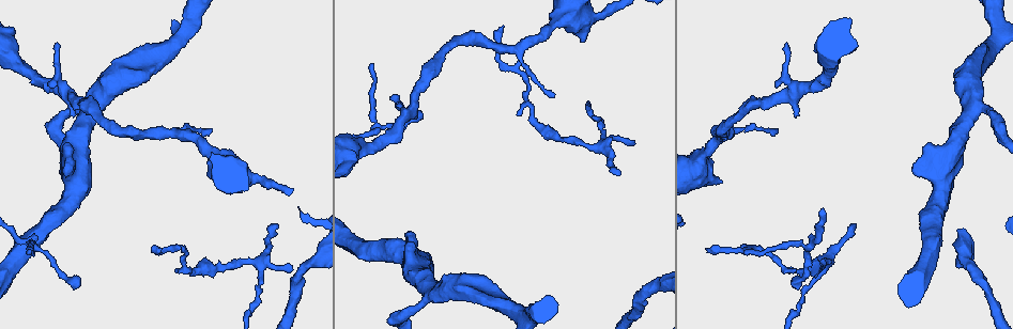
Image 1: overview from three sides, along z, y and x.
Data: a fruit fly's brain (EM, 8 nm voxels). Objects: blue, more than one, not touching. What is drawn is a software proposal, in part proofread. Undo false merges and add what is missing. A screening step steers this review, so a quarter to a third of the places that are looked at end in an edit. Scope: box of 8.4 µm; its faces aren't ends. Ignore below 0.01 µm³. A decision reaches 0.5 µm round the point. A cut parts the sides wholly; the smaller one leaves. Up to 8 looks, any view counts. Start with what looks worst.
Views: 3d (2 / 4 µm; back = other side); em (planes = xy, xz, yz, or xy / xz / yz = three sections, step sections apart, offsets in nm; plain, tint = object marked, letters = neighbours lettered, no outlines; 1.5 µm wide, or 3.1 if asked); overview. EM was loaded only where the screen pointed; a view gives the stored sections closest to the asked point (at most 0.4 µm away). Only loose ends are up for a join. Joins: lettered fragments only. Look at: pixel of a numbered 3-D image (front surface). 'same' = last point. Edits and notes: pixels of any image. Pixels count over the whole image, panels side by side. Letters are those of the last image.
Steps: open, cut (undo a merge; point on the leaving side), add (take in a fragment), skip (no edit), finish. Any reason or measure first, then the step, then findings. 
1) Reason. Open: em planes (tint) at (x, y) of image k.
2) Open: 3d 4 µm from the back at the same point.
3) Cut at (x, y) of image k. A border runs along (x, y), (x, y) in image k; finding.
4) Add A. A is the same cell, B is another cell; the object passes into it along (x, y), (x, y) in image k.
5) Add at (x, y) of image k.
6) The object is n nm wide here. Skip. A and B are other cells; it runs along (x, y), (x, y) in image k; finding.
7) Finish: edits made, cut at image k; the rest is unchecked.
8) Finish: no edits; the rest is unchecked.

An open end. Open: em planes (plain) at (554, 94) of image 1.

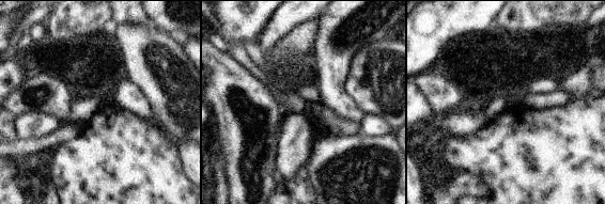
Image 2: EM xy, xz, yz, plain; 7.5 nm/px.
What lies round it. Open: em planes (letters) at the same point.

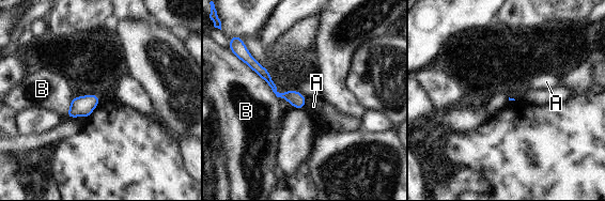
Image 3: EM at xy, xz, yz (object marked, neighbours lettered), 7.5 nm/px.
The longest contact is with B, 400 nm. Skip. A and B are other cells; it runs along (252, 62), (278, 94), (301, 105) in image 3; none of them fits.

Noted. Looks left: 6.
Branch stops here. Open: em xy step 4 (tint) at (160, 248) of image 1.

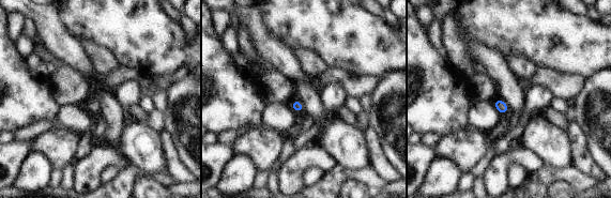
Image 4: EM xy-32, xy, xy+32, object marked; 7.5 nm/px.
Open: em planes (tint) at the same point.

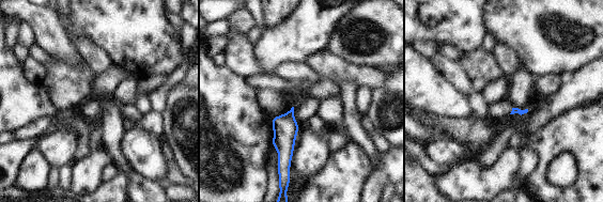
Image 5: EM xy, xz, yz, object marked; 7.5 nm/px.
See the neighbours. Open: em planes (letters) at the same point.

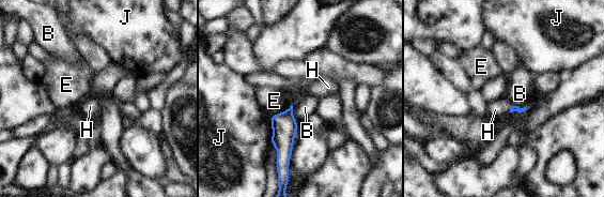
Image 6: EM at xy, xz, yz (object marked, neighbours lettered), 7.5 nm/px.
Add H. H is the same cell, B, E and J are other cells; the object passes into it along (513, 108), (510, 109), (497, 108) in image 6; the neuron continues.

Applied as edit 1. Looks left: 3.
Sudden change in width. Open: em xy step 8 (tint) at (536, 123) of image 1.

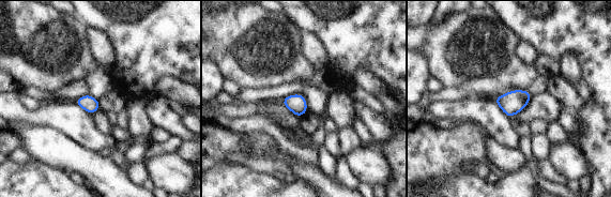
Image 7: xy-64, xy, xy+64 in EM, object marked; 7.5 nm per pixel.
Cut it another way. Open: em planes (letters) at the same point.

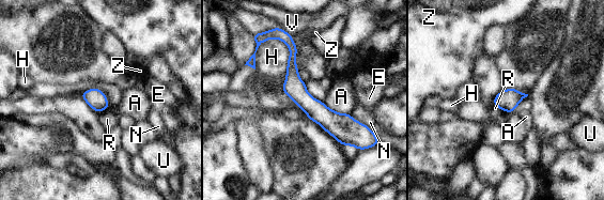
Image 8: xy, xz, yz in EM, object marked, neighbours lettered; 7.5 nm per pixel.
Skip. A, E, H, N, R, U, V and Z are other cells; continuous, no second neuron.

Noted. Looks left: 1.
Finish: edits made, add at image 6; the rest is unchecked.

